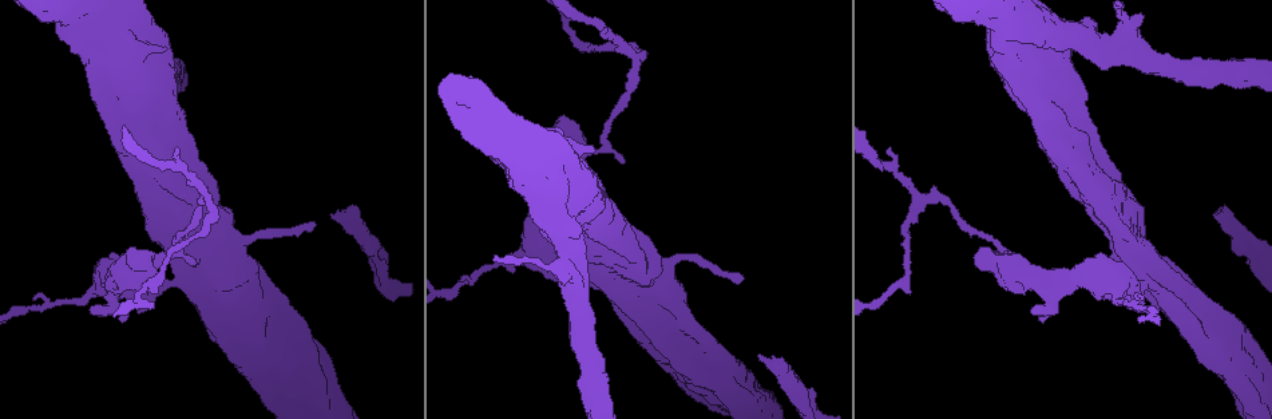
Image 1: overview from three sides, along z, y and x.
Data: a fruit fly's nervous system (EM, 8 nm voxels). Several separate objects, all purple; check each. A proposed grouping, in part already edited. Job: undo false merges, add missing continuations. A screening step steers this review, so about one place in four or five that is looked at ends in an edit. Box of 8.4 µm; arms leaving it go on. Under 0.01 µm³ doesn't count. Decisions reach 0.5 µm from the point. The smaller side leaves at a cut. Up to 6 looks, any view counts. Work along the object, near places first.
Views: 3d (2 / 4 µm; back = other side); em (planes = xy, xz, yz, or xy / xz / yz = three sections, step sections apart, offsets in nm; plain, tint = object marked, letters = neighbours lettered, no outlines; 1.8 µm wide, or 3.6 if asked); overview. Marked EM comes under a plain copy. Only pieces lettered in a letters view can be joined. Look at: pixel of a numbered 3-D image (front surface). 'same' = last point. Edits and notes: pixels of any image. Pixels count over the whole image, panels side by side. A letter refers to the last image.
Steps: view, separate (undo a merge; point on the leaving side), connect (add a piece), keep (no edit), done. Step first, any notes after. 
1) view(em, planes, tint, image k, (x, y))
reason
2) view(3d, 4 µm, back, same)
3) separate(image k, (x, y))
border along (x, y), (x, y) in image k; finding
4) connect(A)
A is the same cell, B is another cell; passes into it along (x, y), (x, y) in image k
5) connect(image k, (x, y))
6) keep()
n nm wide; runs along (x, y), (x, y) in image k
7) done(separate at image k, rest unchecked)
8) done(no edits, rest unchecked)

view(em, planes, letters, image 1, (1002, 266))

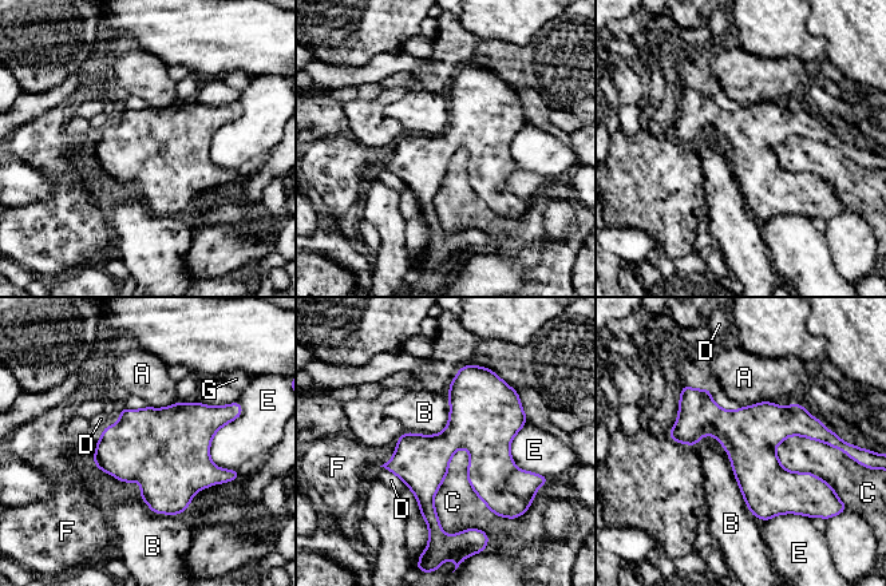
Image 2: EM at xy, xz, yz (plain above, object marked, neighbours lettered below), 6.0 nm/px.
separate(image 2, (525, 484))
A, B, C, D, E, F and G are other cells; border along (515, 468), (506, 487), (523, 499) in image 2; two neurons meet here

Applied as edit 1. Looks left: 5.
view(overview)
see it whole again

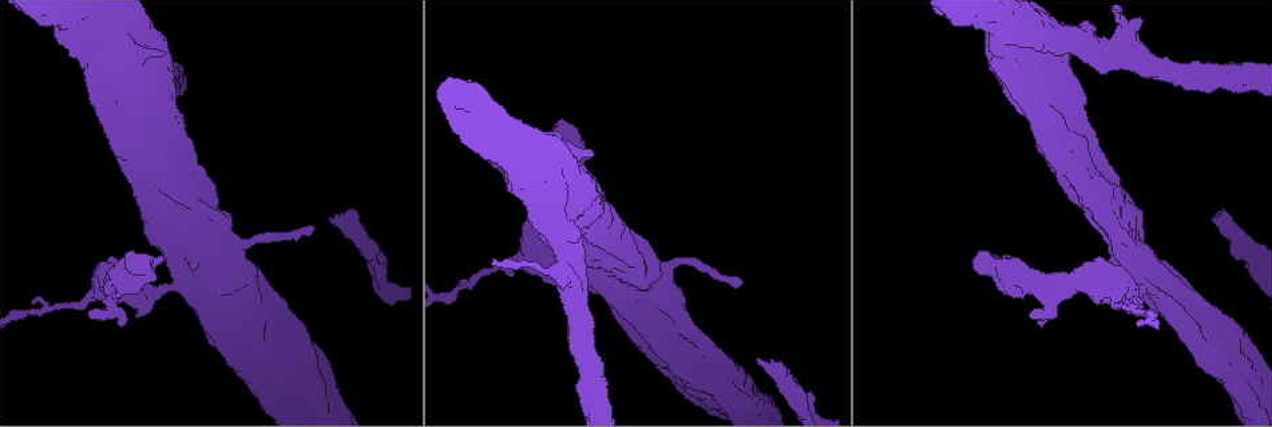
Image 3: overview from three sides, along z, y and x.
view(em, 3.6 µm, planes, letters, image 3, (1040, 104))
closes a loop

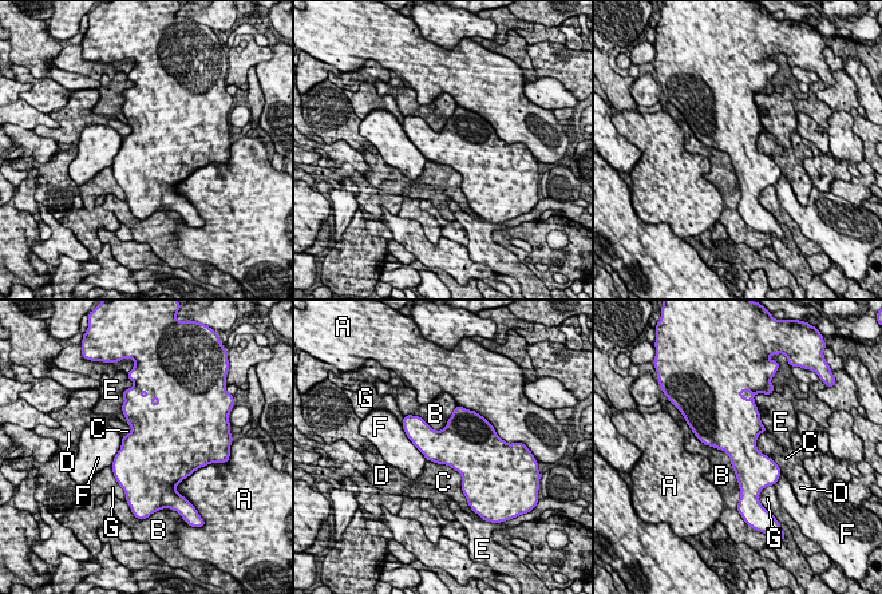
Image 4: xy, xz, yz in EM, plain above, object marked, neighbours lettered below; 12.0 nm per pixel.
keep()
460 nm wide; A, B, C, D, E, F and G are other cells; border along (427, 459), (451, 466), (462, 492) in image 4; continuous, no second neuron

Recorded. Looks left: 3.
view(3d, 4 µm, image 3, (1225, 227))
thick turns thin

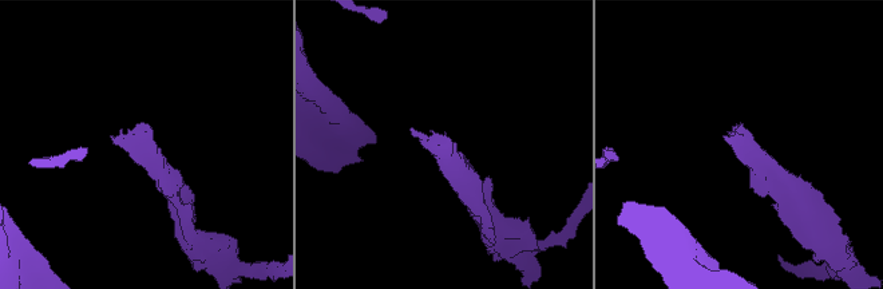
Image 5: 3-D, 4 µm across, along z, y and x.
view(em, planes, letters, image 5, (441, 151))

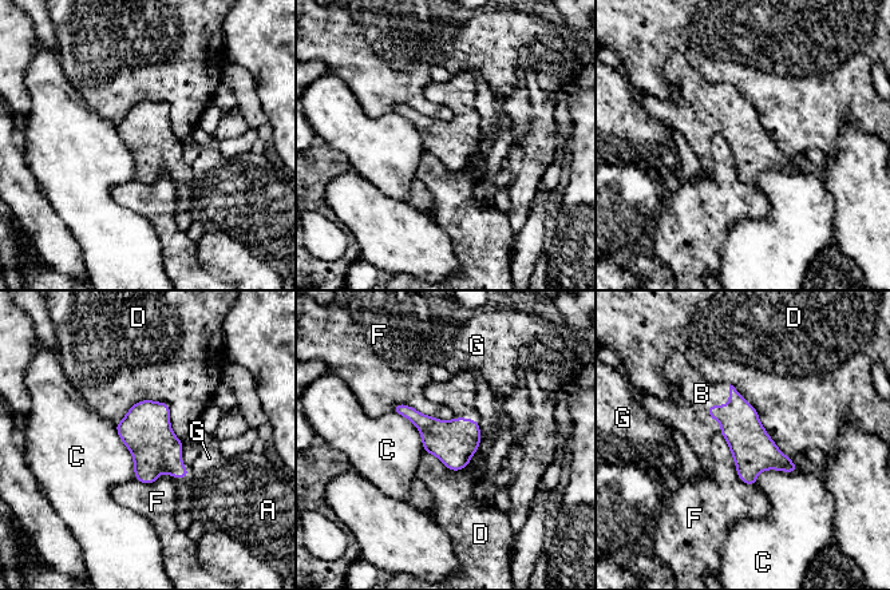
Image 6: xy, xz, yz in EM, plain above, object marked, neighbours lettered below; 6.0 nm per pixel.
connect(image 6, (701, 394))
260 nm wide; B is the same cell, A, C, D, F and G are other cells; passes into it along (740, 426), (727, 404), (701, 394) in image 6; the neuron continues

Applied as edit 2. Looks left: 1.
done(separate at image 2, connect at image 6, rest unchecked)

